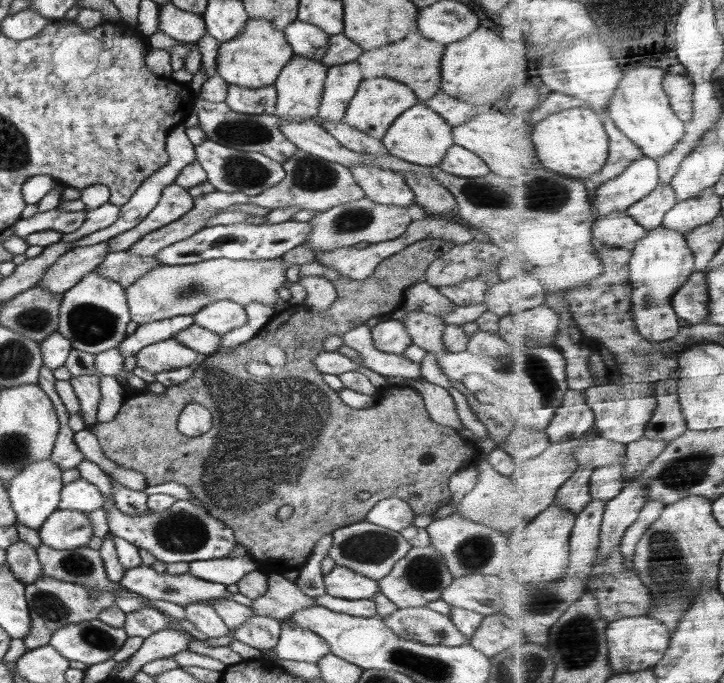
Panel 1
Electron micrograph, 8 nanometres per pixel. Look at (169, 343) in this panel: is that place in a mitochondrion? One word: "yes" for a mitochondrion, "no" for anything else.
no

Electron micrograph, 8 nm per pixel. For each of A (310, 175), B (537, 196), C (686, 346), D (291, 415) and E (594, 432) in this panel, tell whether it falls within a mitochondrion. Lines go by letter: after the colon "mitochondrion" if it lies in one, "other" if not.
A: mitochondrion
B: mitochondrion
C: other
D: mitochondrion
E: other

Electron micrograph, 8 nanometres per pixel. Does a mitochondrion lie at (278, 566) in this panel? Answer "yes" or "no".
no

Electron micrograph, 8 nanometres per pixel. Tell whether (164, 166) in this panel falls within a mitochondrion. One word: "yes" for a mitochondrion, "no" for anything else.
no

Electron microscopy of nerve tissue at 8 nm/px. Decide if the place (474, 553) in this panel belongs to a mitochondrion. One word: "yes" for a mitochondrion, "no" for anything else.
yes

